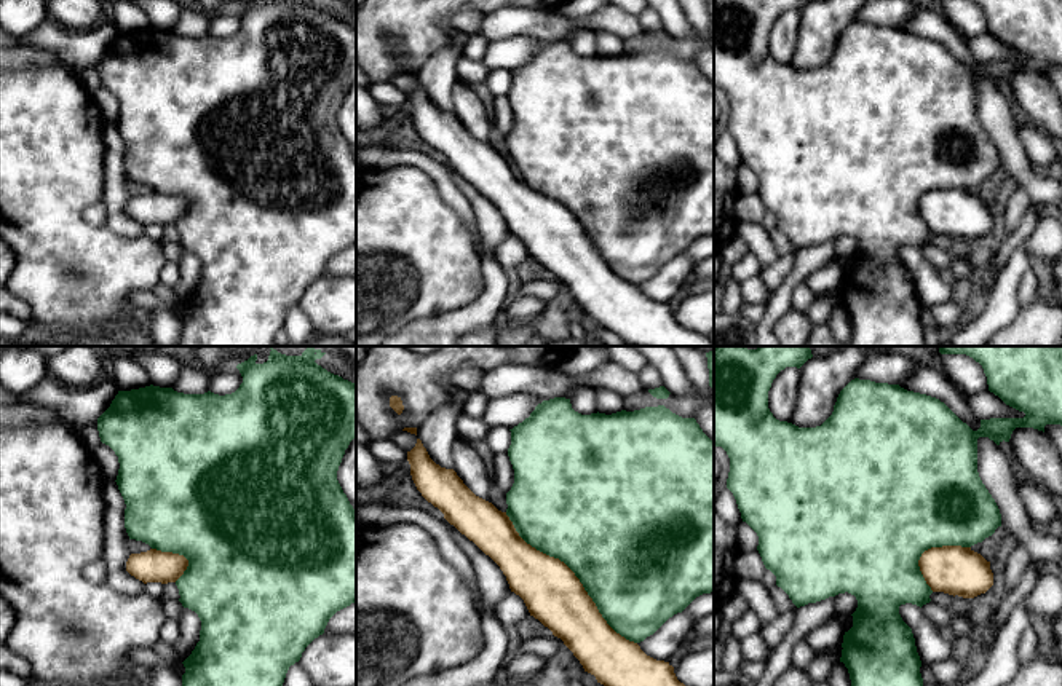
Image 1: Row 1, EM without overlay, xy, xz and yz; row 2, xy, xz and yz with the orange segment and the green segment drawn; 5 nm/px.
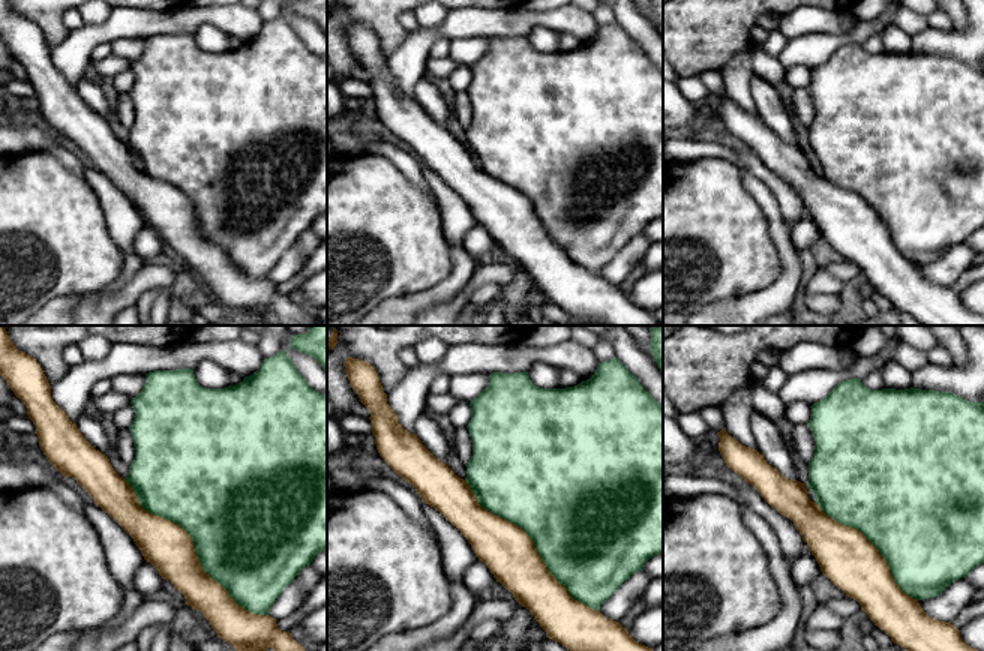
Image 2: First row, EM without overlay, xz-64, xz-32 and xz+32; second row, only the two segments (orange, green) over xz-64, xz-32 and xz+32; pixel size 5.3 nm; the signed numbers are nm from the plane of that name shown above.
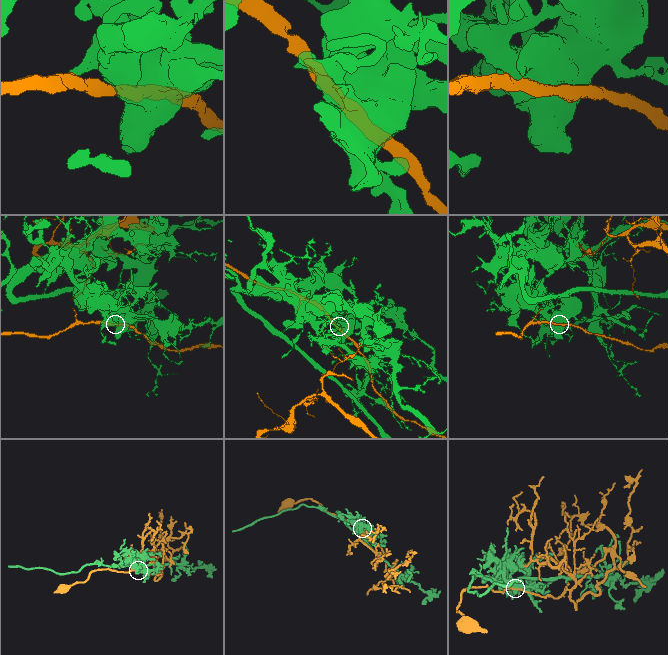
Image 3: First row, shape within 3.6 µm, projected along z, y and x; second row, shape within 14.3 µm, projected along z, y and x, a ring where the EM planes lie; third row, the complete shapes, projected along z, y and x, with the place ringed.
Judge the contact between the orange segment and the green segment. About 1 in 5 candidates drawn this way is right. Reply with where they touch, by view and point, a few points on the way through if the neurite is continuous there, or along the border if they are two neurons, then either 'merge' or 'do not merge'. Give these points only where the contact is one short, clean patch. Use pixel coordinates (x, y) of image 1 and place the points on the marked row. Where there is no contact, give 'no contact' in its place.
xz (574, 575) | do not merge

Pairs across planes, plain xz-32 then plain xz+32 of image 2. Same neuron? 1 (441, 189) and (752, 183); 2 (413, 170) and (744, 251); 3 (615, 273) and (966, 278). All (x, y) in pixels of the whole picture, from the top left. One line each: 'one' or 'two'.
1: two
2: two
3: two

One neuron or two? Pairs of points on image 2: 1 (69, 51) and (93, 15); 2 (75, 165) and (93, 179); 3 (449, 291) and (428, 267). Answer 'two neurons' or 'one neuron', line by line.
1: two neurons
2: two neurons
3: two neurons

